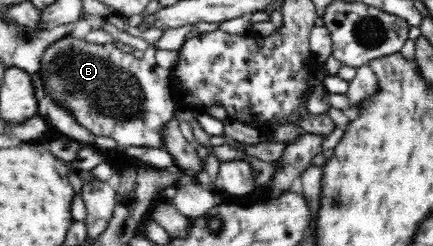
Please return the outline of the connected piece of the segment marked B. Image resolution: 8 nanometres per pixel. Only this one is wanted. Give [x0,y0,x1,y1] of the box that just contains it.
[41,24,176,153]

